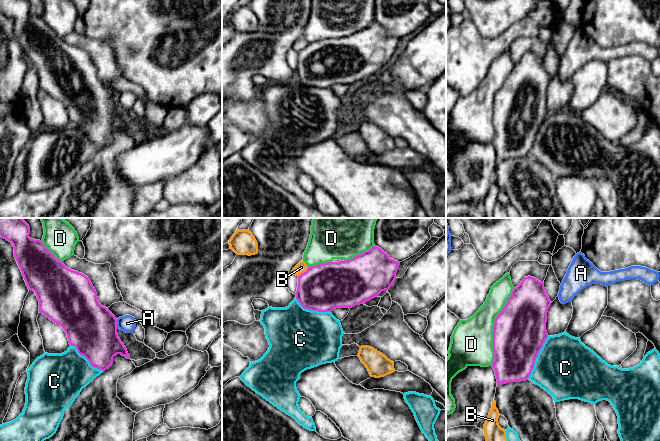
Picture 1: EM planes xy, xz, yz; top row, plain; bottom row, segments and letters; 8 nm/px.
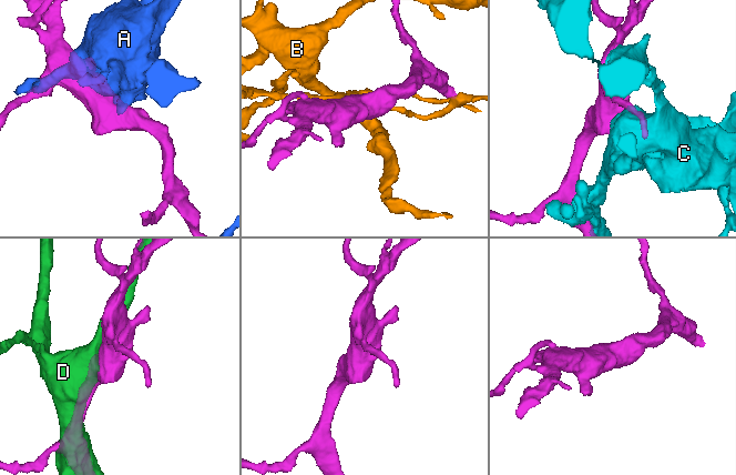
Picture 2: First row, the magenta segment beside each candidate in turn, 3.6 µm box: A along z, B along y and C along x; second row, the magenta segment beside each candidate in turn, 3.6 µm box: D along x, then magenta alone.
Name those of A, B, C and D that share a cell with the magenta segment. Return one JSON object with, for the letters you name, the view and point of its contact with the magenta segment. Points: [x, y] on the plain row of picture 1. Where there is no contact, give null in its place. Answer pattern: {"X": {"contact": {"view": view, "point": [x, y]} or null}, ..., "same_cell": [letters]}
{"C": {"contact": {"view": "yz", "point": [537, 132]}}, "same_cell": ["C"]}

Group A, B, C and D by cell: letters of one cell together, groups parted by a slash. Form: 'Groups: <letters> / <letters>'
Groups: A / B / C / D

